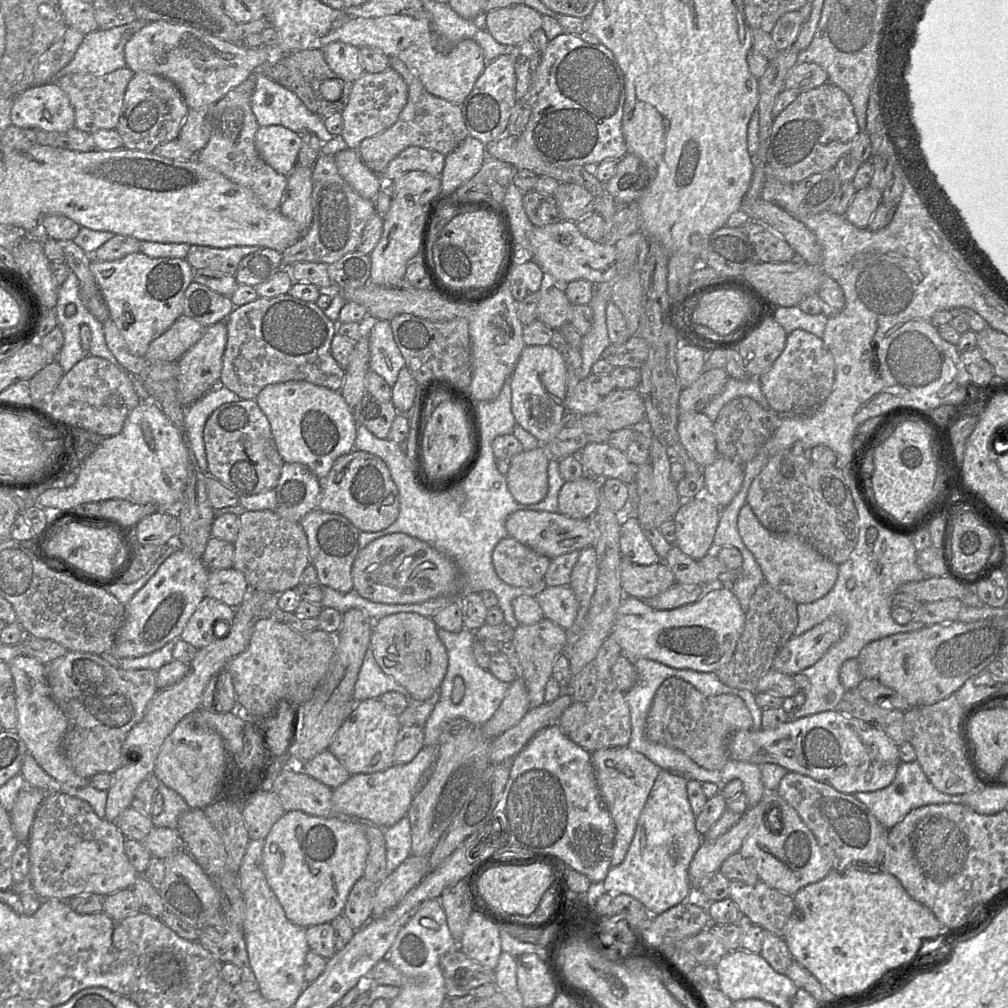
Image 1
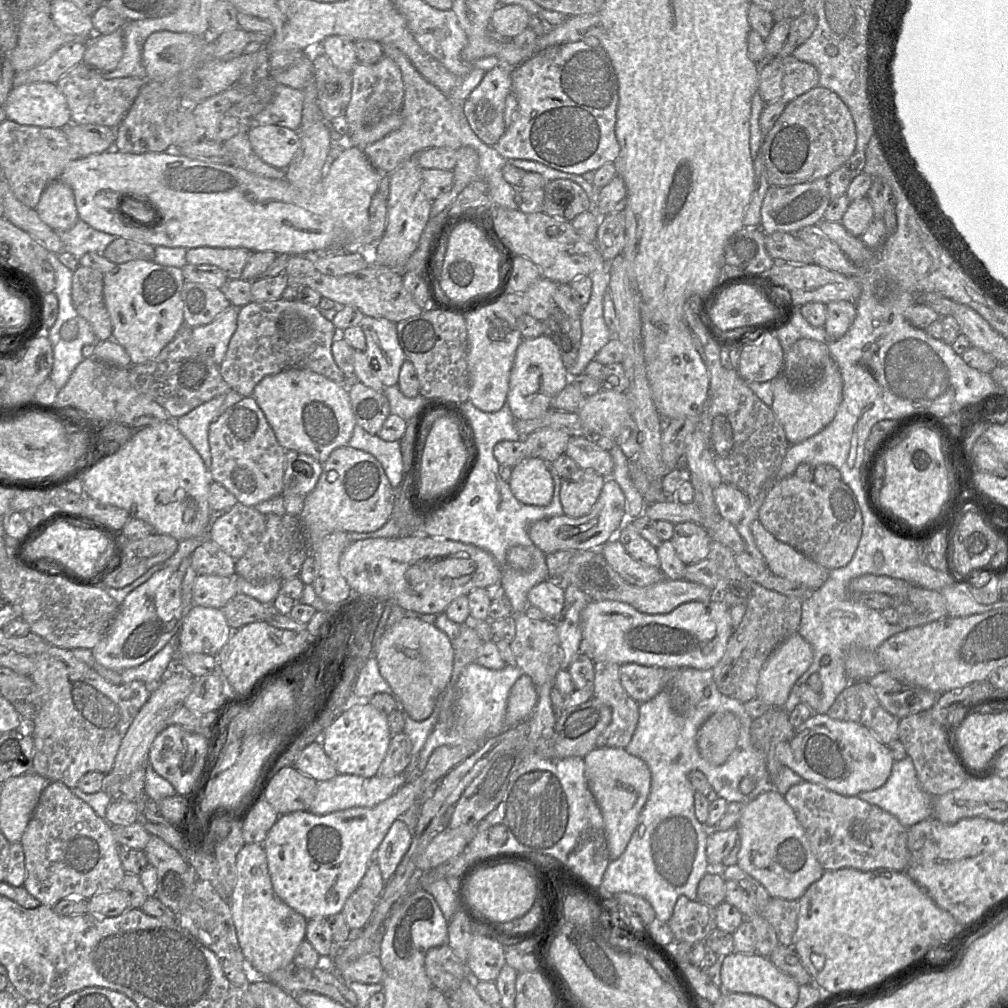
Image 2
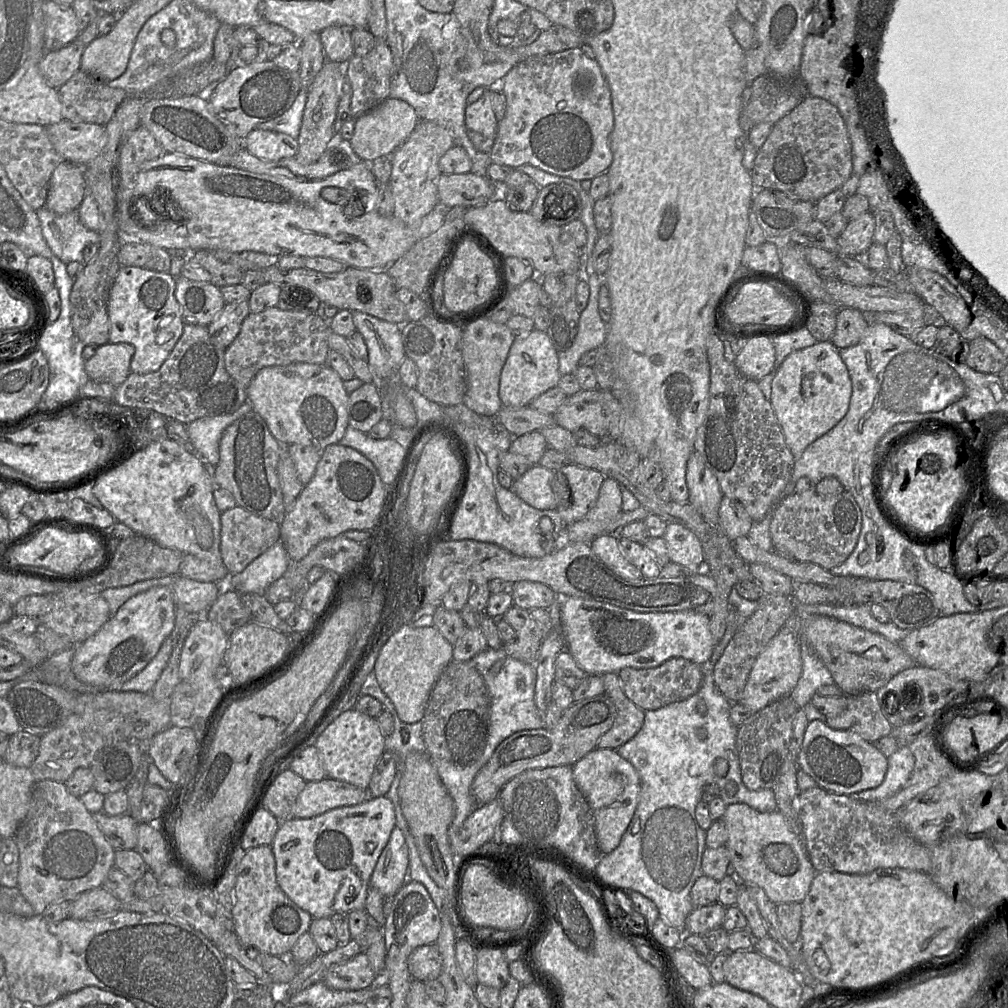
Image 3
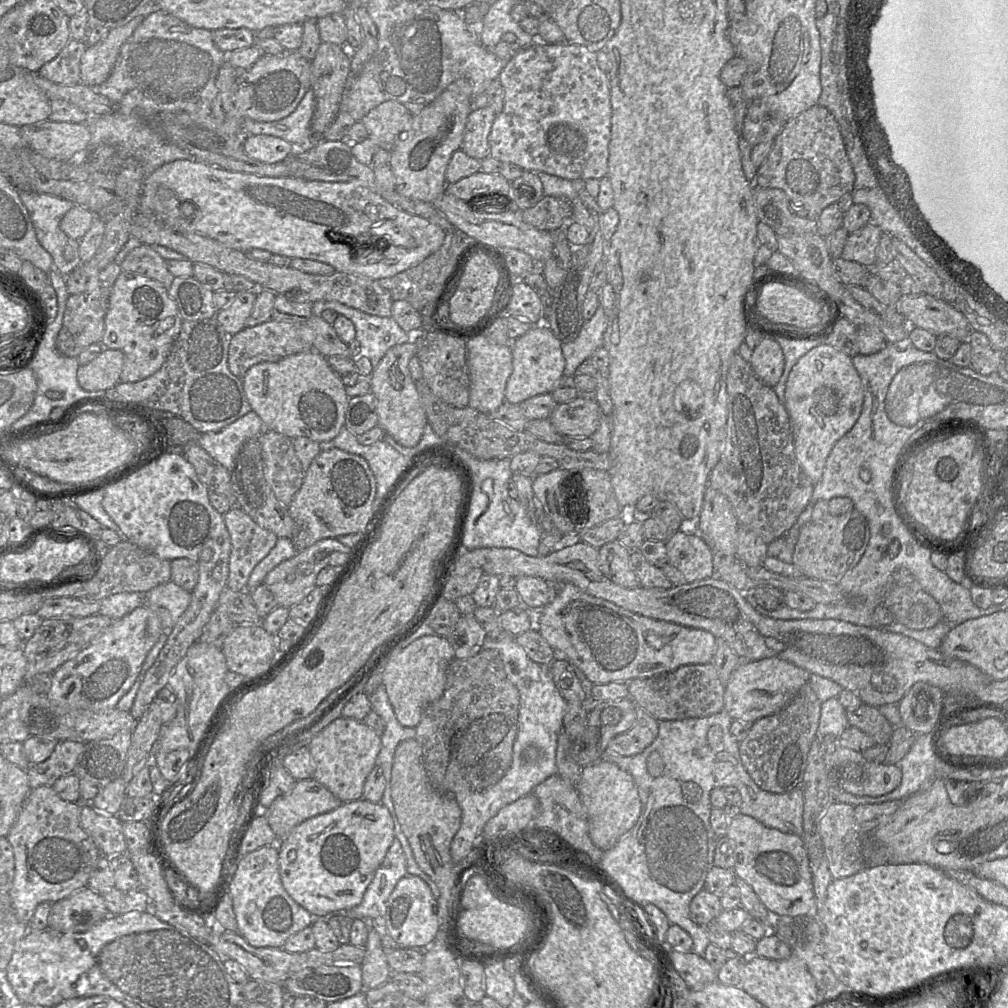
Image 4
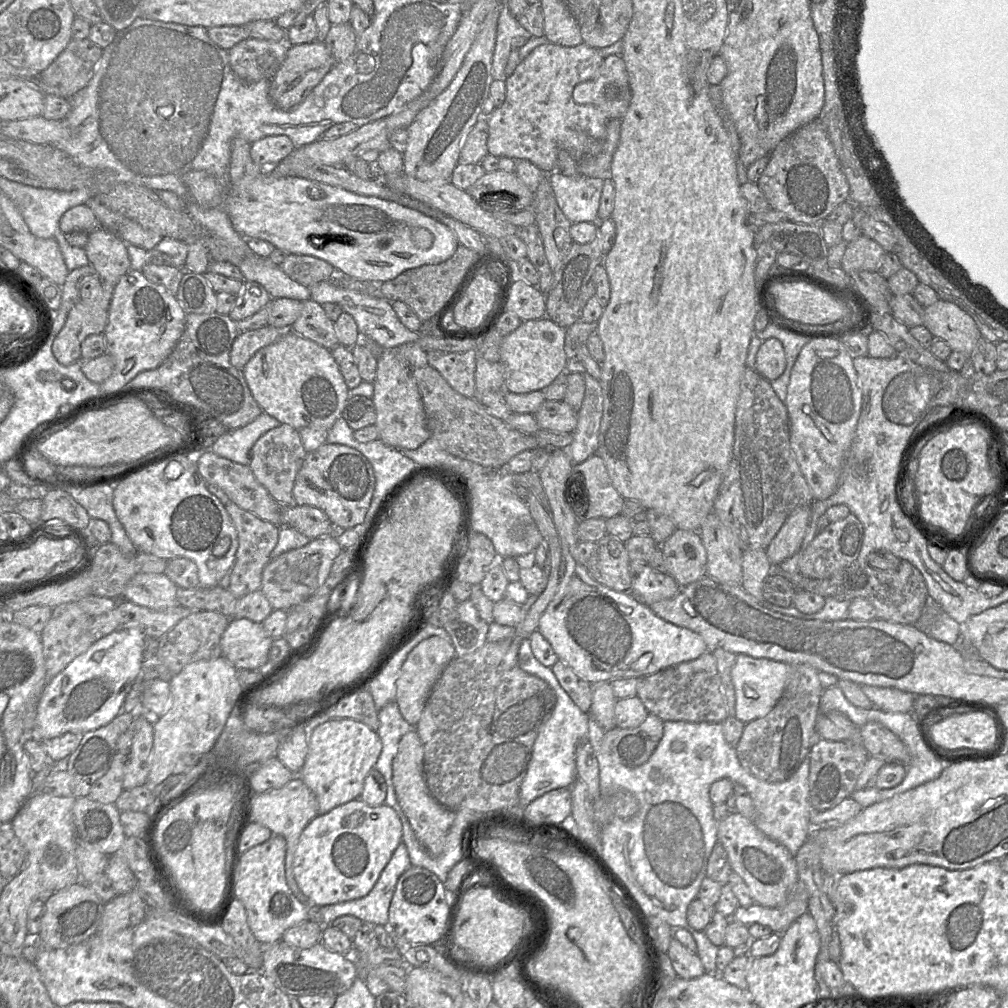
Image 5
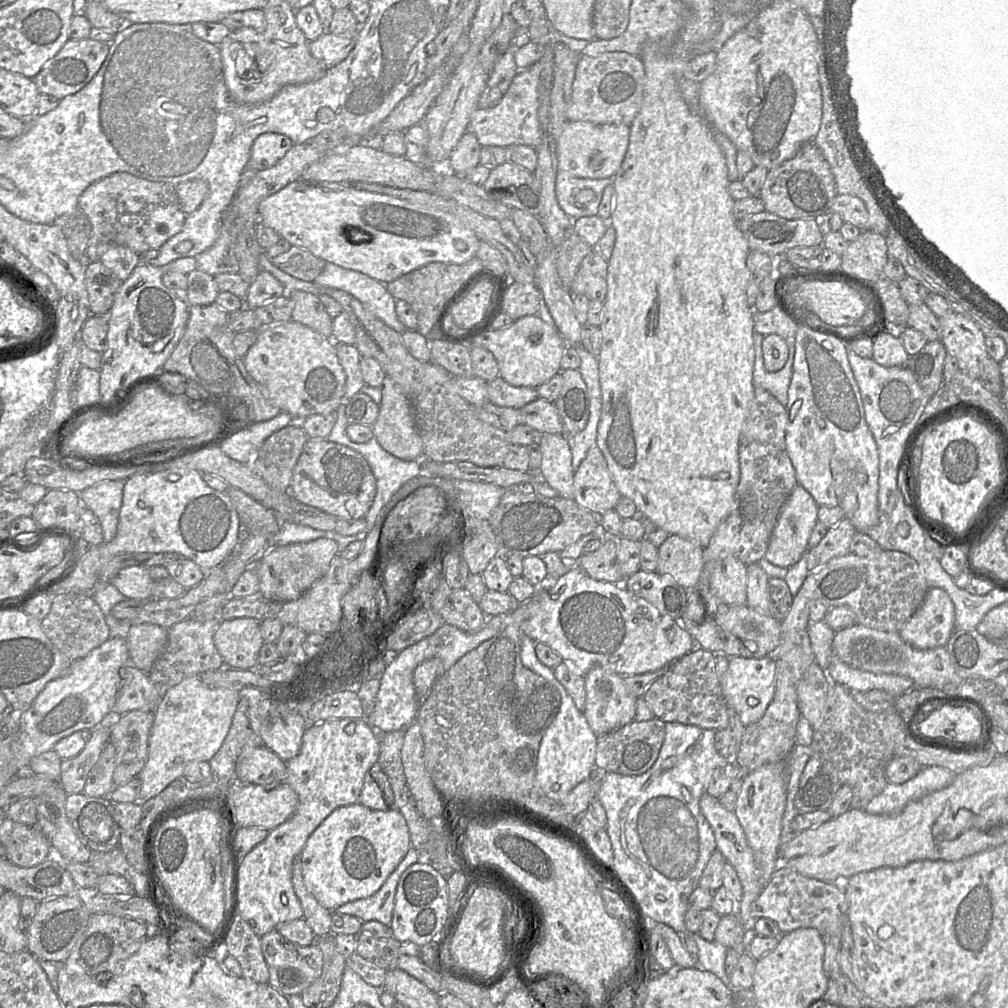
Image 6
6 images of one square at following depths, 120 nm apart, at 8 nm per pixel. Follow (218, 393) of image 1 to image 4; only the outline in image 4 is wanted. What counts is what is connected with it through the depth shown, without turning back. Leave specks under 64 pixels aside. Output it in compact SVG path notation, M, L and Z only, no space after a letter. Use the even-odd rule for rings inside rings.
M249 411L218 432L202 433L197 444L232 472L243 444L251 438L259 437L264 430L260 417Z

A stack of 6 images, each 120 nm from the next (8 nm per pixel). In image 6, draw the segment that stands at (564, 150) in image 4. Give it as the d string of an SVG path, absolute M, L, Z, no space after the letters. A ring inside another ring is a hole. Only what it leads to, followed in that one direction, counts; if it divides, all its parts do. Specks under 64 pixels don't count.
M546 59L521 69L513 78L501 102L488 109L476 109L470 118L468 131L475 134L482 147L527 145L535 149L541 143L542 129L537 117L541 94L541 72Z

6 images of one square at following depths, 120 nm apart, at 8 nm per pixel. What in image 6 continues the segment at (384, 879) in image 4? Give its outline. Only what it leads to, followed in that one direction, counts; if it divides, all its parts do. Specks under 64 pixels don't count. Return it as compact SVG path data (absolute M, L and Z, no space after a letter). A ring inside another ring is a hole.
M411 846L377 892L367 898L345 903L331 912L352 915L362 922L378 921L390 926L399 879L405 869L416 862L417 851Z

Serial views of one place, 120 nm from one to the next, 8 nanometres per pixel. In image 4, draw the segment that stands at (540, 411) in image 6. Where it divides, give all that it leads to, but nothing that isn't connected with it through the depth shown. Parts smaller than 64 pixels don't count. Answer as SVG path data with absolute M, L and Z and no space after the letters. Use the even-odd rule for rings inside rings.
M577 397L557 404L548 419L563 437L590 437L599 426L600 414L595 399Z

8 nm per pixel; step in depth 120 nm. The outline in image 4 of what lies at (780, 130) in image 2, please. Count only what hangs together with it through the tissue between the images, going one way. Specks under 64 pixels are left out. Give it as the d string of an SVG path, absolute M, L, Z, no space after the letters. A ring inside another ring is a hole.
M816 104L785 122L782 131L774 139L767 158L757 169L754 185L783 190L793 214L816 220L827 206L837 203L843 194L854 190L854 180L855 175L839 125L828 109Z

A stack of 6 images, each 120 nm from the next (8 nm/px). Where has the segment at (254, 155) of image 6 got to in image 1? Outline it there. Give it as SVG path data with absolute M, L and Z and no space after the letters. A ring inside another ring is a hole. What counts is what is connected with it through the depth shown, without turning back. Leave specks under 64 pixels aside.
M281 125L260 126L255 146L261 158L282 175L289 175L297 164L301 134Z

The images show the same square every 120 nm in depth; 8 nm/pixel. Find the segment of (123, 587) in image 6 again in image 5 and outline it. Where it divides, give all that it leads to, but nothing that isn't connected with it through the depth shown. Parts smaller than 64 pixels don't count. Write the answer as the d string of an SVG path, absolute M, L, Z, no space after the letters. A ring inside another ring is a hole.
M140 573L127 583L123 599L149 609L163 611L179 605L176 591L177 586L164 573Z

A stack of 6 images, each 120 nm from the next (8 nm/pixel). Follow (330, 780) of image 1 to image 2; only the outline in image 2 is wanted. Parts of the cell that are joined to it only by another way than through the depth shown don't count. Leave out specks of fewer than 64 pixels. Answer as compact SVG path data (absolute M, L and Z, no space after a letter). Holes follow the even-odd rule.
M315 741L308 745L299 754L293 767L310 776L318 783L330 780L338 774L320 741Z

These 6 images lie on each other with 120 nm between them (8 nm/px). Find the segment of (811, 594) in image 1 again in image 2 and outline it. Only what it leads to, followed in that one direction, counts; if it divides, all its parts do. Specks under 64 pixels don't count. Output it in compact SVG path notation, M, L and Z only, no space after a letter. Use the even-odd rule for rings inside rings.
M759 519L751 523L751 532L768 570L774 575L797 582L812 591L826 582L830 570L776 539Z

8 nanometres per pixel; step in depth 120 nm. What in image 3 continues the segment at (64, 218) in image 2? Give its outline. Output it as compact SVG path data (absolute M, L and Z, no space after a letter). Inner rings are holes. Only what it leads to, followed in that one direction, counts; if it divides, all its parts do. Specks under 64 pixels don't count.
M64 161L50 177L44 206L57 215L63 215L77 209L86 193L83 167Z

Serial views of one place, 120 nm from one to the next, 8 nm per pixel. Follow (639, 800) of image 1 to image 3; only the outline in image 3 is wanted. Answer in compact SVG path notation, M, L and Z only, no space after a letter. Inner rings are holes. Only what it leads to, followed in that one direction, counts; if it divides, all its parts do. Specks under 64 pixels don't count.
M596 747L575 763L573 777L590 809L598 847L603 855L609 854L619 845L633 819L641 791L639 774L616 750Z

